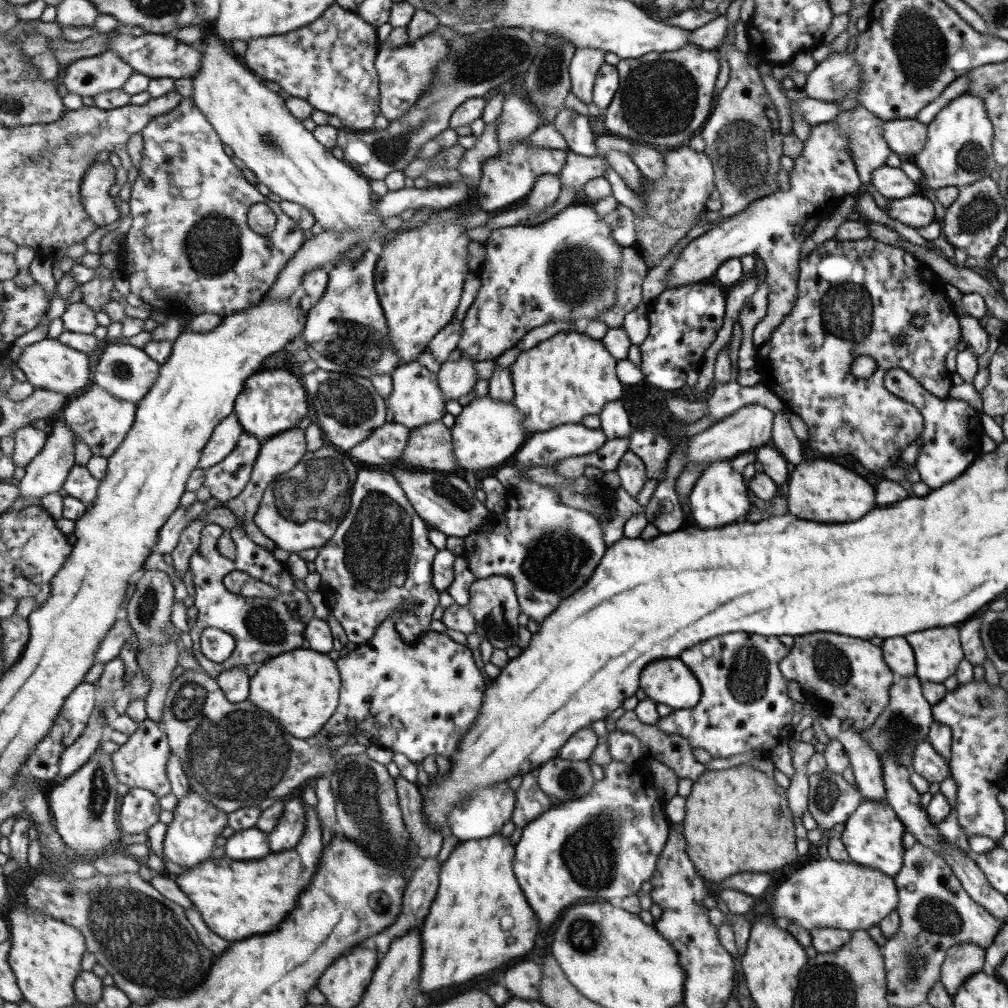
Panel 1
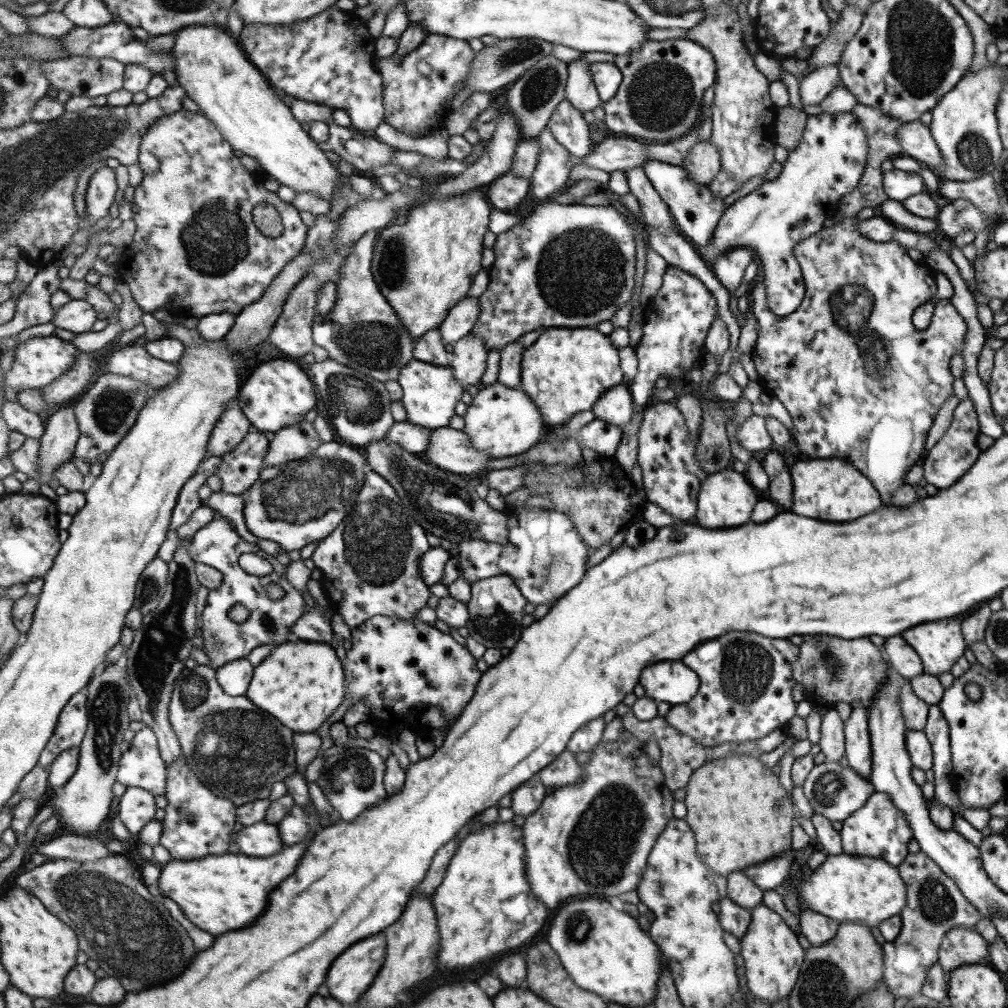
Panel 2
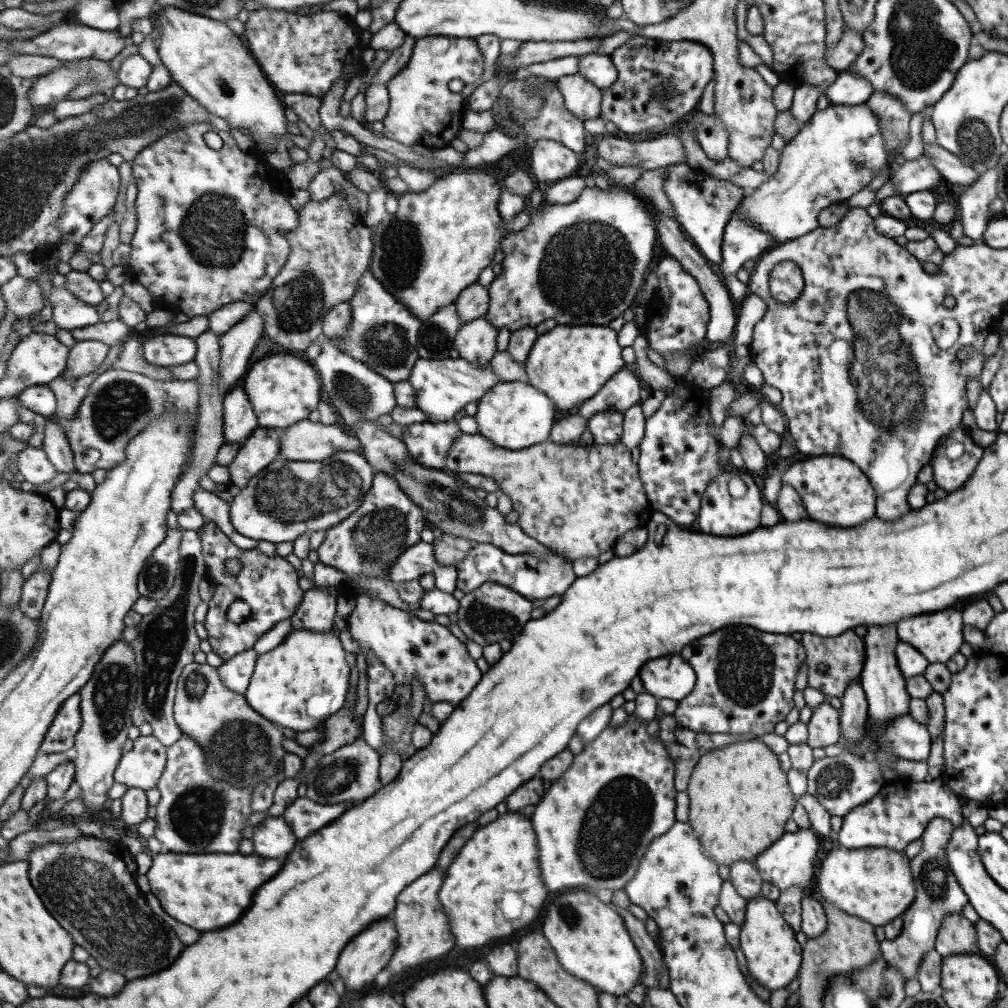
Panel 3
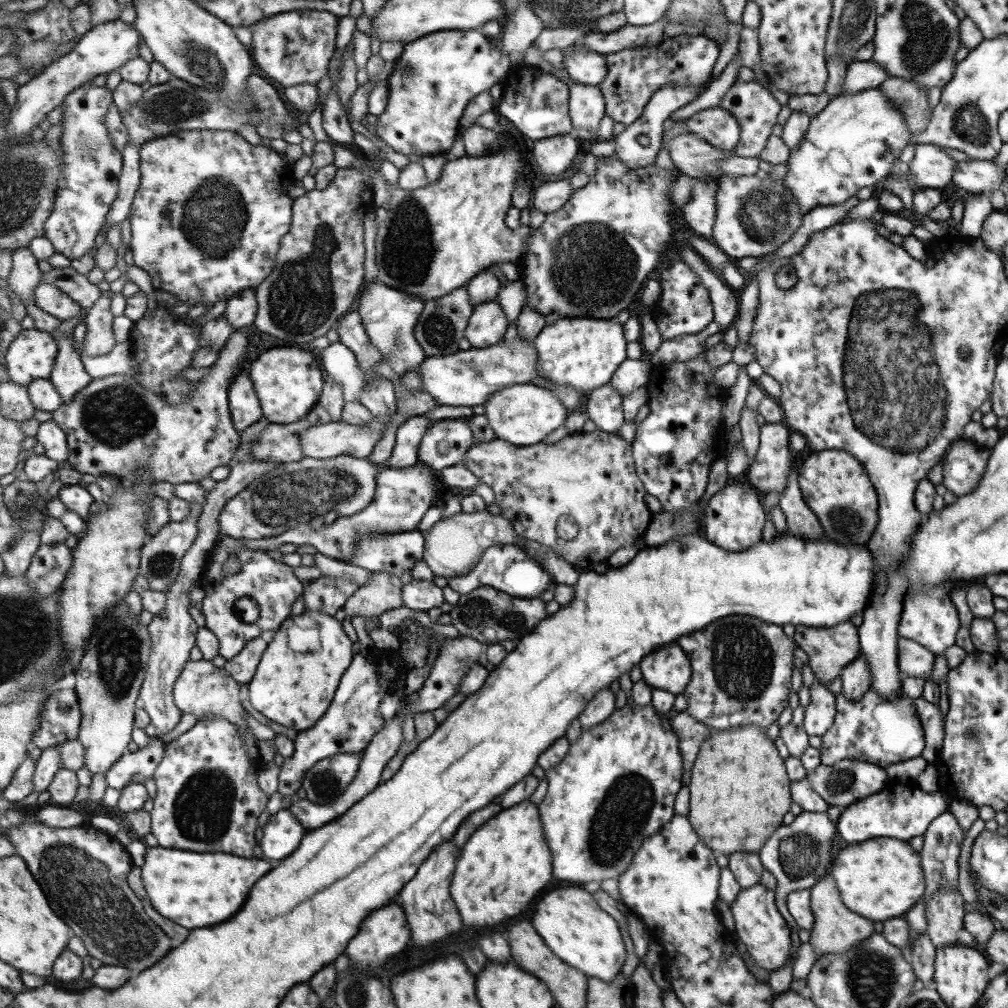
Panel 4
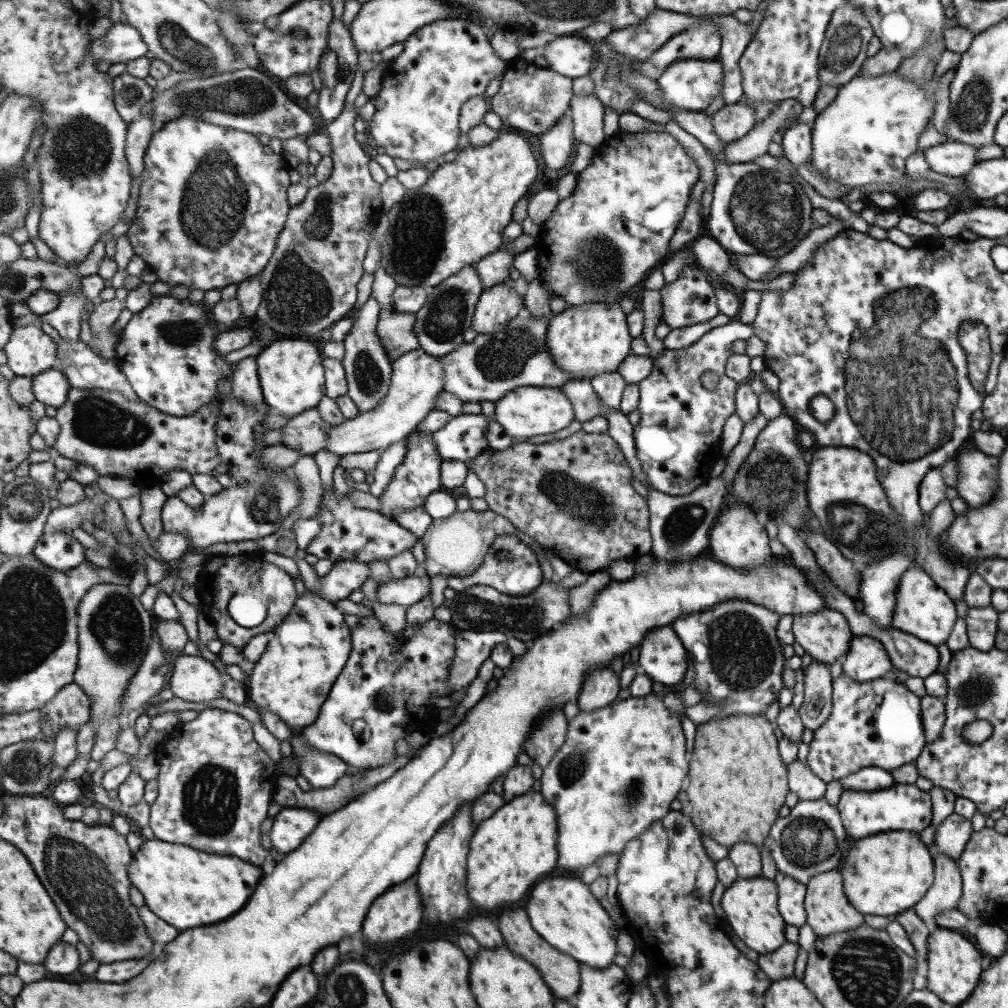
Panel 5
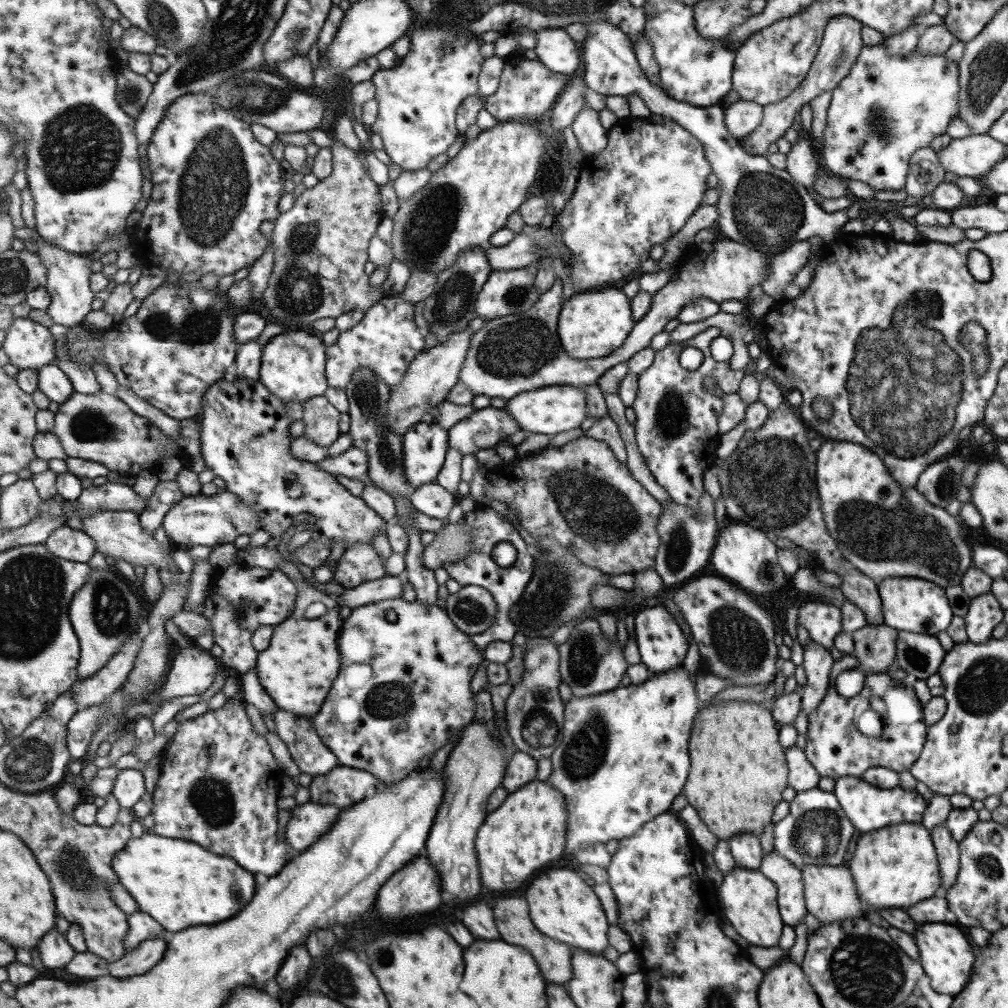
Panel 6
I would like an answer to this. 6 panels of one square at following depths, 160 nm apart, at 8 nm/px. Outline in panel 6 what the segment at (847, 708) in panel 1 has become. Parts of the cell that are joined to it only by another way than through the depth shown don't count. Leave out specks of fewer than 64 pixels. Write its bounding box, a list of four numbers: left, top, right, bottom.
[796,599,842,651]

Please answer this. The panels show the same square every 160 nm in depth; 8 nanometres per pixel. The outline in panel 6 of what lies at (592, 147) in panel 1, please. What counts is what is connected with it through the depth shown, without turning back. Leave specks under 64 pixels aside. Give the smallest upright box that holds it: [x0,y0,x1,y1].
[484,53,573,122]

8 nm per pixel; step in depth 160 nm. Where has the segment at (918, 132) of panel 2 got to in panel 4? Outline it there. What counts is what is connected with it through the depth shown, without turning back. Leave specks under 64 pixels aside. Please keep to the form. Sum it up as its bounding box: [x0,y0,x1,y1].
[952,160,1004,192]

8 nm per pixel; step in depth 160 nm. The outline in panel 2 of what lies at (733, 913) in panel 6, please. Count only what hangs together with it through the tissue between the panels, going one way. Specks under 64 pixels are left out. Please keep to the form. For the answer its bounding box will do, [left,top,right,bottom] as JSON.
[740,904,806,1003]

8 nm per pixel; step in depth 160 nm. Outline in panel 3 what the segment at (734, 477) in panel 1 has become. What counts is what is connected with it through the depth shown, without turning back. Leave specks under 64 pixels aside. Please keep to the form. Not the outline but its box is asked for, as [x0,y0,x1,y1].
[699,473,761,536]

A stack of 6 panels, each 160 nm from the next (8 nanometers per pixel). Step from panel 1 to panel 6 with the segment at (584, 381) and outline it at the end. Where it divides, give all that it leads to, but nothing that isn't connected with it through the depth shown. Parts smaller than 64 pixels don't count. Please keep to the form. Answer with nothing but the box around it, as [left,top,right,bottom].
[559,287,637,360]

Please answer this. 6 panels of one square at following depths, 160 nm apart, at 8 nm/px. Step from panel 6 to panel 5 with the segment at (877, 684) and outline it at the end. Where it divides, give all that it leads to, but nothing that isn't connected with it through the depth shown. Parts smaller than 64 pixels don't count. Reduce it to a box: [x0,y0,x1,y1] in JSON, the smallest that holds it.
[806,673,924,781]

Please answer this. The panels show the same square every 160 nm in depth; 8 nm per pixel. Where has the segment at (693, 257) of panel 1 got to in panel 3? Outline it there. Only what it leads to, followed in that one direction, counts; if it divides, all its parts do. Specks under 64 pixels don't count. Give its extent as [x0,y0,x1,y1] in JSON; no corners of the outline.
[735,103,890,304]

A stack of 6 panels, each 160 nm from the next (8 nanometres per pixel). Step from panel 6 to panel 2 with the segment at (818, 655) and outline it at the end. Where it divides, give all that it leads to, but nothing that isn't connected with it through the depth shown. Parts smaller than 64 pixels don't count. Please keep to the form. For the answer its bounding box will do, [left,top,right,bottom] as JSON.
[817,707,844,761]

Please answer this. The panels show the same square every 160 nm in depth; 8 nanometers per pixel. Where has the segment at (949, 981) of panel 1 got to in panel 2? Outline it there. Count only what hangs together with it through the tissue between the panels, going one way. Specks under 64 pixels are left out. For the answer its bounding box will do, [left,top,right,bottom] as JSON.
[936,928,986,980]

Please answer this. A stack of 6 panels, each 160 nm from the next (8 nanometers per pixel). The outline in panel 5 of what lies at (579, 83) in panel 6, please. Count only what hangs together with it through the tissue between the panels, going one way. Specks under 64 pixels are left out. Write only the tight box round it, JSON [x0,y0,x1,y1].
[541,110,575,168]

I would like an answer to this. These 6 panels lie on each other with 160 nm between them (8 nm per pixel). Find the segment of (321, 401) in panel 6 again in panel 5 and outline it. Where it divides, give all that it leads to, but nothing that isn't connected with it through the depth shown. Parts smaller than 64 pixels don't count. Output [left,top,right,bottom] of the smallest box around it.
[281,408,331,455]

